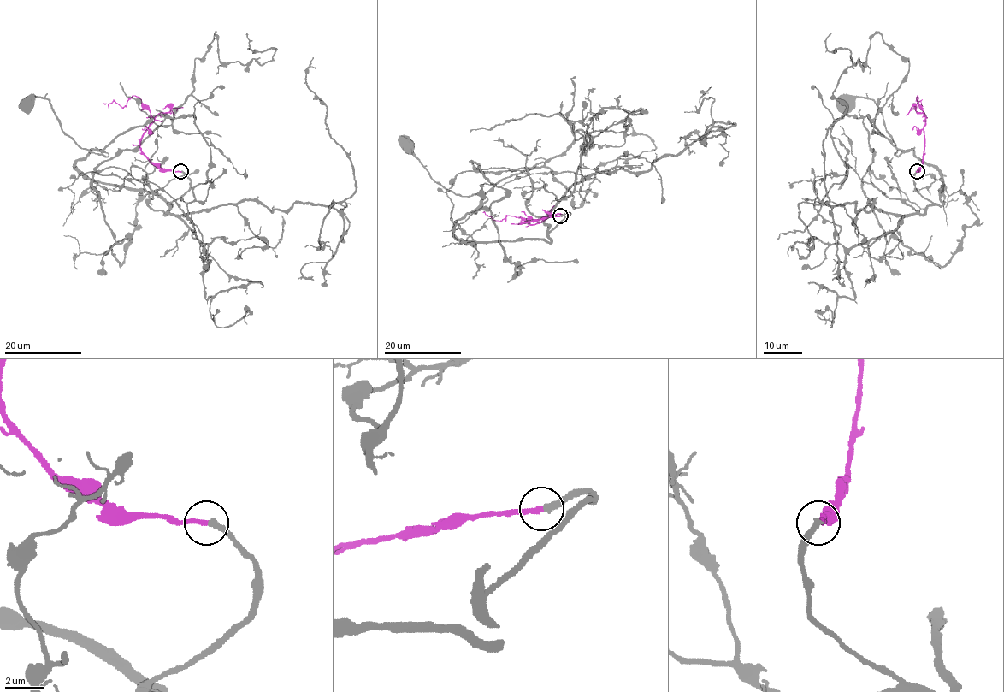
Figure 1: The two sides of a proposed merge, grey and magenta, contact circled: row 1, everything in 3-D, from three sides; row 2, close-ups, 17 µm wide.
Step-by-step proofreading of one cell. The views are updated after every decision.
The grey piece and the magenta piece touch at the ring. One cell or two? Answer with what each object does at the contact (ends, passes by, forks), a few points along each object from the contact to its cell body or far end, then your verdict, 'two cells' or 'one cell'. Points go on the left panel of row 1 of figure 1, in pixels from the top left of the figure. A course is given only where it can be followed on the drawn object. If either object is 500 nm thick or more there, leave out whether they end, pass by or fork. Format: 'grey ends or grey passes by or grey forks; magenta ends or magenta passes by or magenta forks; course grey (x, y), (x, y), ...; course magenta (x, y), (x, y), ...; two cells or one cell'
grey ends; magenta ends; course grey (180, 172), (189, 189), (171, 205), (87, 180), (73, 164), (109, 154), (81, 149), (47, 98), (27, 103); course magenta (180, 172), (163, 171), (141, 150), (140, 138), (154, 118), (138, 97), (122, 107), (115, 101), (104, 104); one cell

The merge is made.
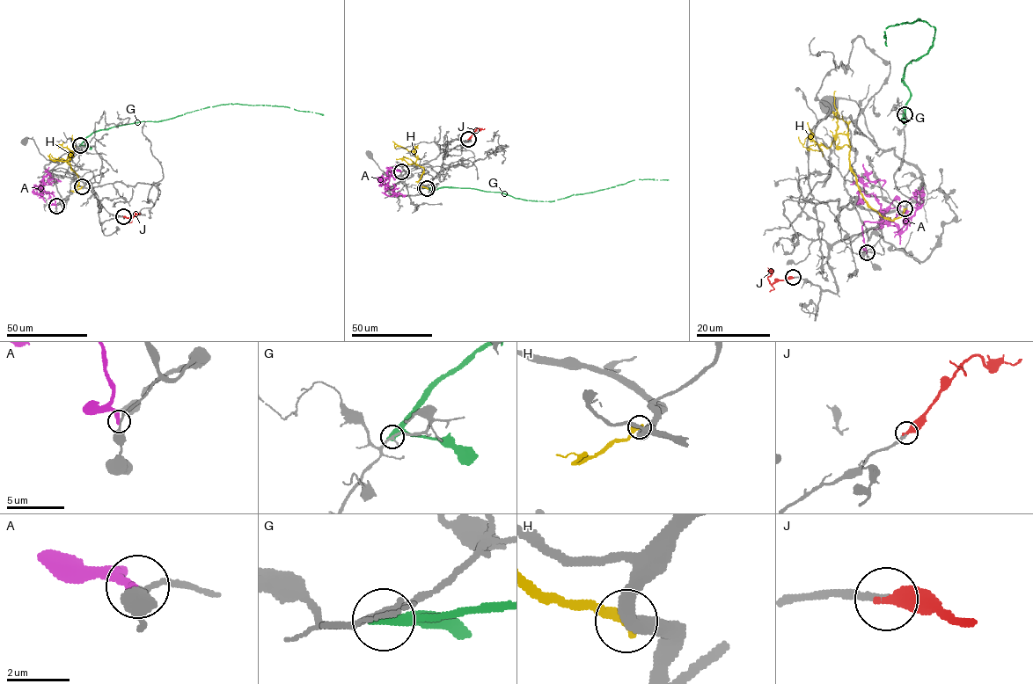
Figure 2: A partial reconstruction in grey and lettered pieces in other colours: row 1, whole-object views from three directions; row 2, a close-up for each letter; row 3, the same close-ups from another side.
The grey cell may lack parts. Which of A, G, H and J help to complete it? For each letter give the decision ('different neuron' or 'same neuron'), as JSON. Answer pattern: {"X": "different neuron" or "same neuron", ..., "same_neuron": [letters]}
{"A": "different neuron", "G": "different neuron", "H": "different neuron", "J": "same neuron", "same_neuron": ["J"]}

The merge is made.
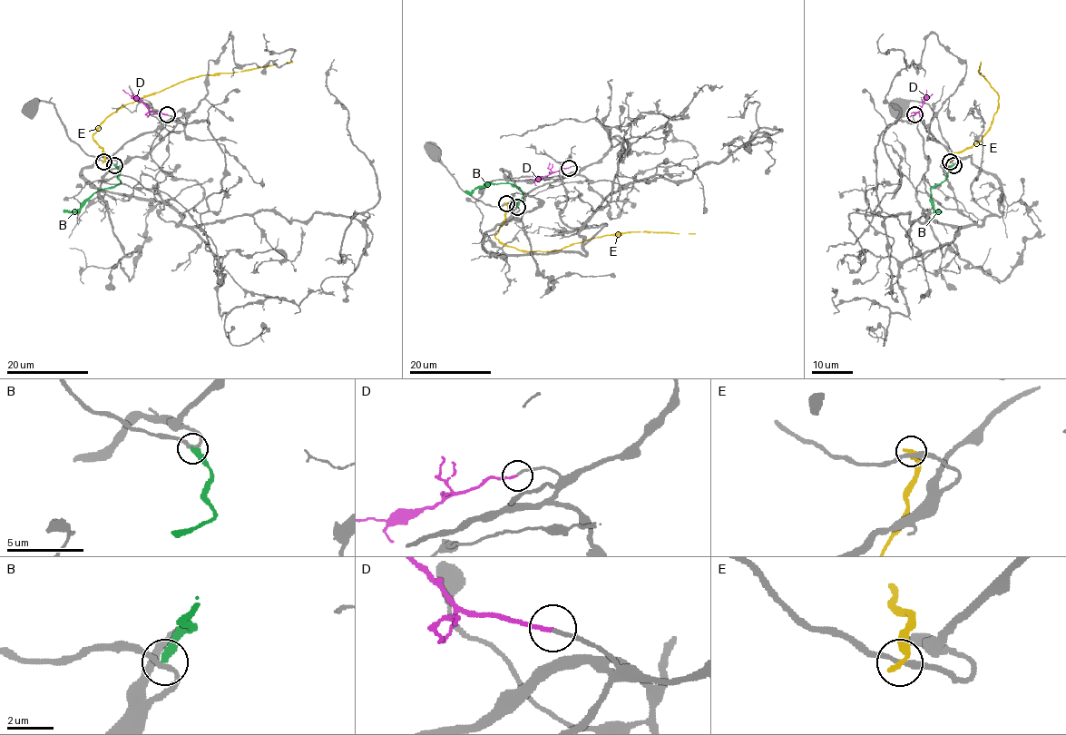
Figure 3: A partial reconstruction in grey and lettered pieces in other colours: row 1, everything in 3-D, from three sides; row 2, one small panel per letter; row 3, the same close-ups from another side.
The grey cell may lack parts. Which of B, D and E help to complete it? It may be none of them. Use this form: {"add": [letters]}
{"add": ["D"]}

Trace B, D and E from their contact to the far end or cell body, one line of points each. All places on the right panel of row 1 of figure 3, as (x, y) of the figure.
B: (953, 165), (948, 170), (948, 176), (930, 189), (930, 203), (937, 211)
D: (914, 113), (923, 103), (926, 89)
E: (950, 161), (953, 153), (976, 143), (991, 125), (999, 104), (998, 93), (978, 72), (981, 62)

